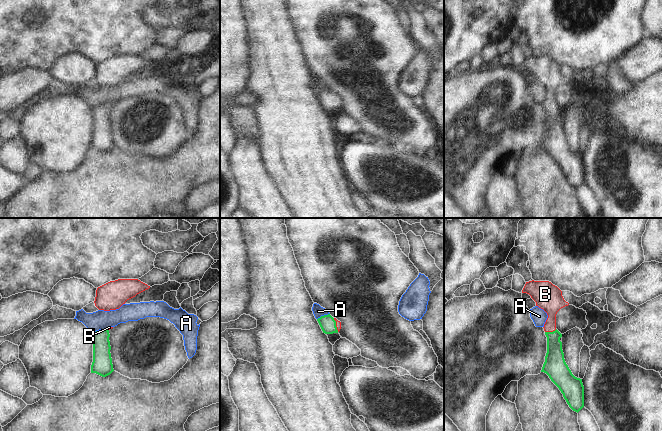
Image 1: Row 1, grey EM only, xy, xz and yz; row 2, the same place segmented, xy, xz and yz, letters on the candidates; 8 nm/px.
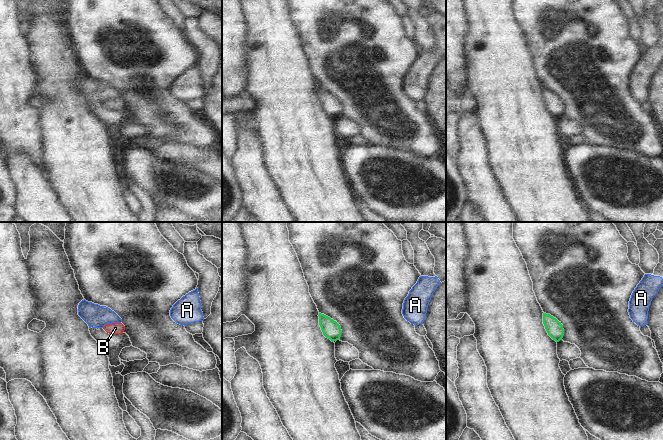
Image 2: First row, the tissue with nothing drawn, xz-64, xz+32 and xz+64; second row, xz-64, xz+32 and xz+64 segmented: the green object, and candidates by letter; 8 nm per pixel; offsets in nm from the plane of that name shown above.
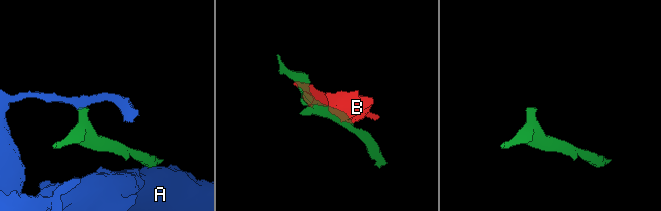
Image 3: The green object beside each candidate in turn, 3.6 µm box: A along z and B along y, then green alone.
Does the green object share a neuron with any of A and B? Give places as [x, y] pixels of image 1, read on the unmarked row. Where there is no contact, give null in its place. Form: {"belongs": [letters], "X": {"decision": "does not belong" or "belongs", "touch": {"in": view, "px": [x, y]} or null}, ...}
{"belongs": ["B"], "A": {"decision": "does not belong", "touch": {"in": "xy", "px": [100, 106]}}, "B": {"decision": "belongs", "touch": {"in": "yz", "px": [550, 108]}}}

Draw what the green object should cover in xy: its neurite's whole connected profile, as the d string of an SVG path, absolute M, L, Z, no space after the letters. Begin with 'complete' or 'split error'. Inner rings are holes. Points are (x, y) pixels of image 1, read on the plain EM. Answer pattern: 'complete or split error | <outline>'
complete | M107 105L93 109L93 138L91 149L96 149L102 153L106 153L114 147L109 113L110 110Z

